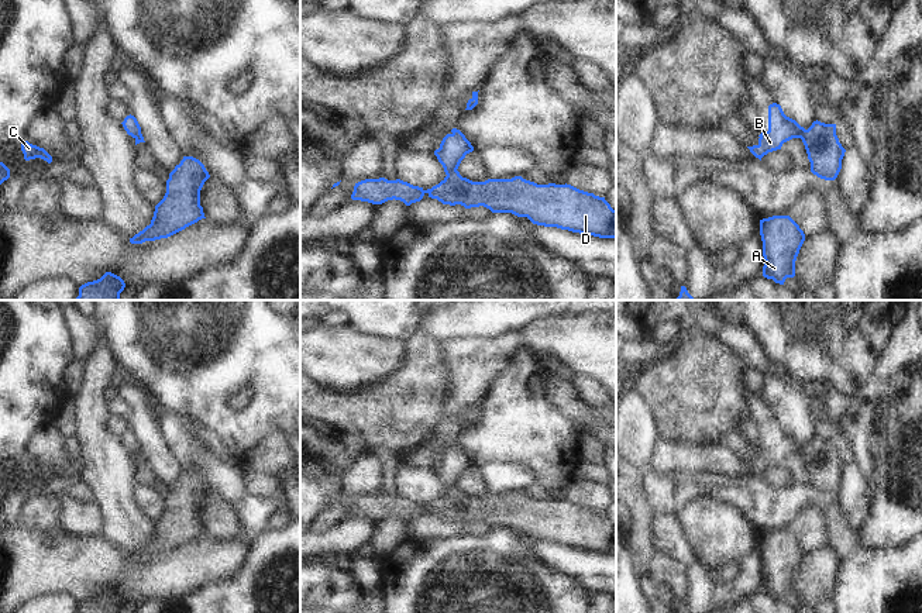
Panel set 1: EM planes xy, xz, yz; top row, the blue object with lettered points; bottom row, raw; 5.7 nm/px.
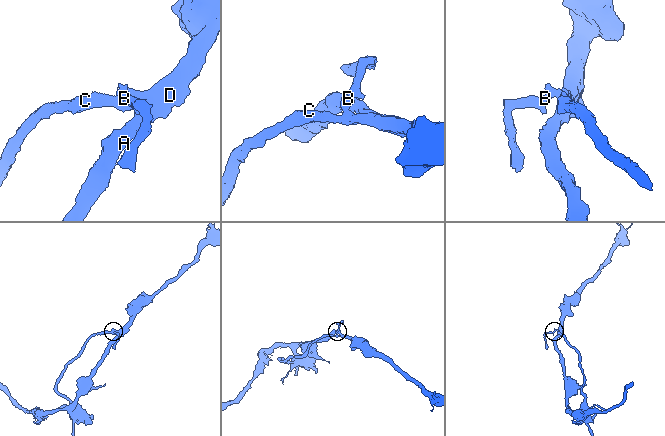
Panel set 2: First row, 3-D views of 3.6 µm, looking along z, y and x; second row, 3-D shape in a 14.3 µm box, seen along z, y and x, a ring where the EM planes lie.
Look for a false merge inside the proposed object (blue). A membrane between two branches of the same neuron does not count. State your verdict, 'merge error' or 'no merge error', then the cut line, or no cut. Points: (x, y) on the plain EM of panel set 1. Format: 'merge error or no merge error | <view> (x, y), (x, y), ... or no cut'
merge error | xz (456, 485), (447, 491)

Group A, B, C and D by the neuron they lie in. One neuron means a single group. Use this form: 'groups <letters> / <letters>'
groups A C D / B

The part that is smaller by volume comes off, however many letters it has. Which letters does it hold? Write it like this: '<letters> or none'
B

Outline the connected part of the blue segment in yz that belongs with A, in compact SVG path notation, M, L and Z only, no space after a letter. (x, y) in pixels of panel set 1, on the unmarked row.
M773 531L760 535L763 557L763 592L784 600L795 592L795 576L805 557L805 550L789 531Z

